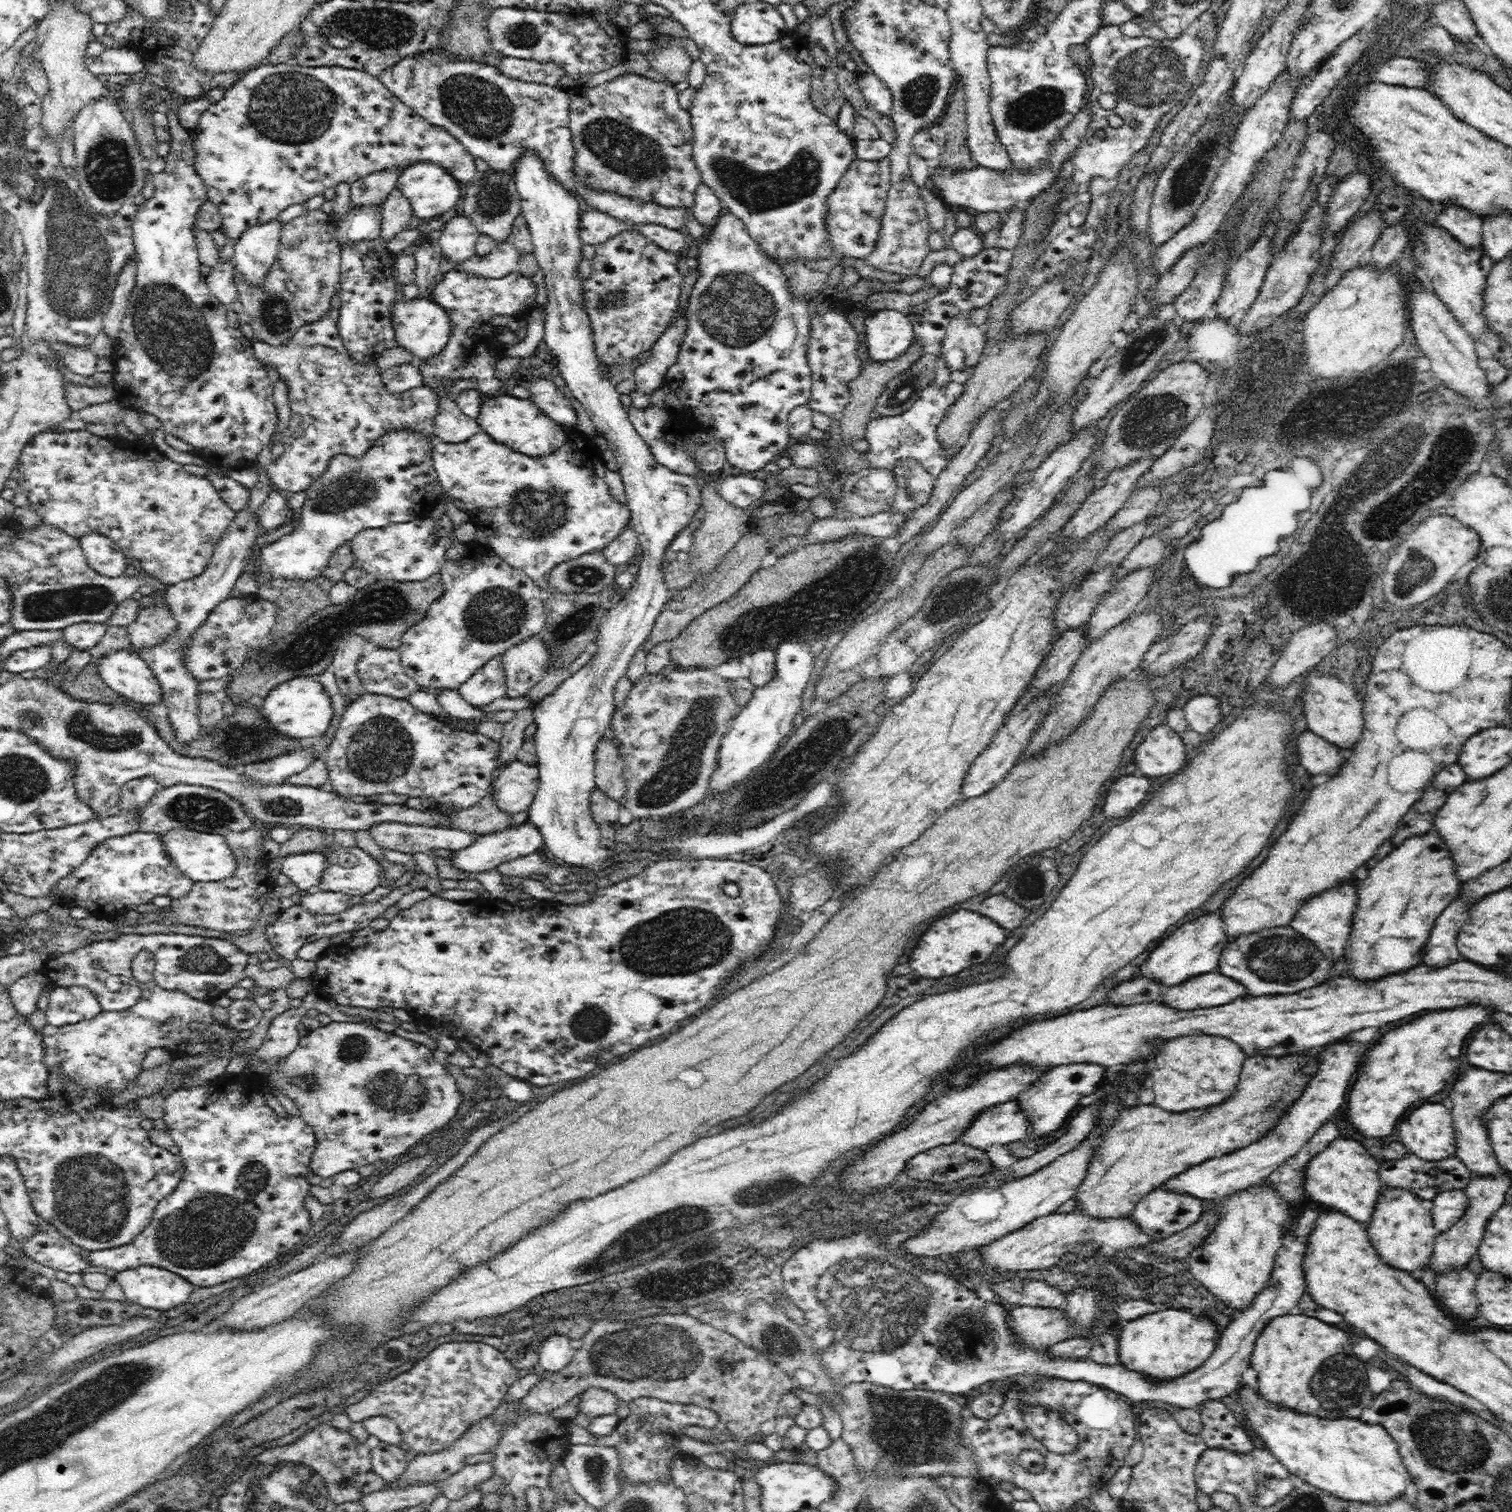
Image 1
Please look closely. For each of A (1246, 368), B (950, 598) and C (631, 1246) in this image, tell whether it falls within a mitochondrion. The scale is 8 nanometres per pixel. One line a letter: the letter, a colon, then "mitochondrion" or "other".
A: mitochondrion
B: mitochondrion
C: mitochondrion

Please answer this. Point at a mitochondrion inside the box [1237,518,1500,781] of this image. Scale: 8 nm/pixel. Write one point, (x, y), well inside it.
(1414, 567)

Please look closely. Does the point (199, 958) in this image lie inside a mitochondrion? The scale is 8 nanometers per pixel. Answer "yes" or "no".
yes

